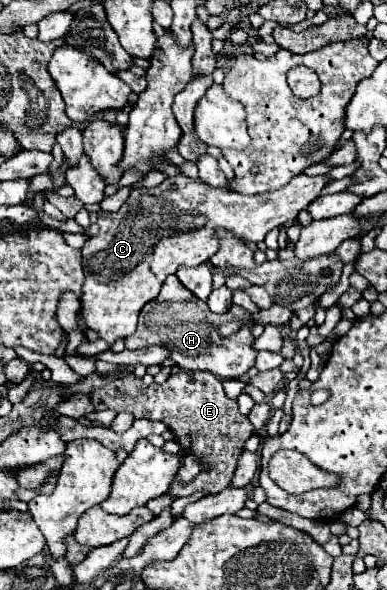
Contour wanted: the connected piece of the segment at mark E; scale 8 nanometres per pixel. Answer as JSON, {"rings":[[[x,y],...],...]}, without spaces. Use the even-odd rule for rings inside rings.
{"rings":[[[177,369],[177,373],[173,373],[163,385],[157,385],[157,383],[145,385],[139,377],[129,373],[123,379],[117,379],[113,383],[109,383],[107,387],[93,391],[91,401],[95,405],[95,411],[103,411],[103,409],[113,409],[117,413],[129,411],[141,419],[165,423],[175,433],[177,443],[187,453],[191,453],[201,465],[205,461],[213,465],[213,469],[209,473],[203,471],[189,485],[177,483],[177,477],[175,477],[169,493],[173,493],[177,497],[187,497],[187,495],[193,495],[195,491],[203,491],[203,489],[207,489],[211,493],[219,493],[219,491],[227,489],[233,479],[237,459],[243,453],[243,443],[255,431],[249,417],[239,413],[237,401],[233,401],[225,395],[221,381],[213,373],[207,373],[207,371]]]}

